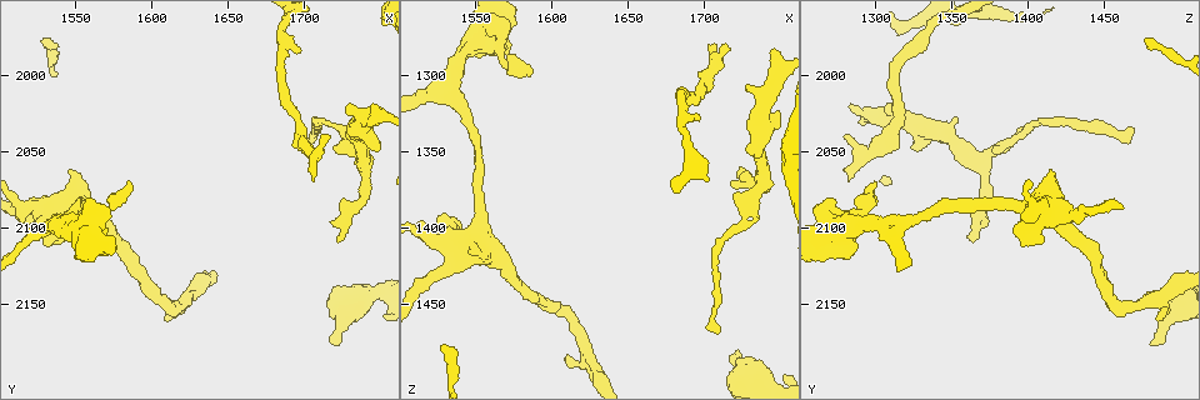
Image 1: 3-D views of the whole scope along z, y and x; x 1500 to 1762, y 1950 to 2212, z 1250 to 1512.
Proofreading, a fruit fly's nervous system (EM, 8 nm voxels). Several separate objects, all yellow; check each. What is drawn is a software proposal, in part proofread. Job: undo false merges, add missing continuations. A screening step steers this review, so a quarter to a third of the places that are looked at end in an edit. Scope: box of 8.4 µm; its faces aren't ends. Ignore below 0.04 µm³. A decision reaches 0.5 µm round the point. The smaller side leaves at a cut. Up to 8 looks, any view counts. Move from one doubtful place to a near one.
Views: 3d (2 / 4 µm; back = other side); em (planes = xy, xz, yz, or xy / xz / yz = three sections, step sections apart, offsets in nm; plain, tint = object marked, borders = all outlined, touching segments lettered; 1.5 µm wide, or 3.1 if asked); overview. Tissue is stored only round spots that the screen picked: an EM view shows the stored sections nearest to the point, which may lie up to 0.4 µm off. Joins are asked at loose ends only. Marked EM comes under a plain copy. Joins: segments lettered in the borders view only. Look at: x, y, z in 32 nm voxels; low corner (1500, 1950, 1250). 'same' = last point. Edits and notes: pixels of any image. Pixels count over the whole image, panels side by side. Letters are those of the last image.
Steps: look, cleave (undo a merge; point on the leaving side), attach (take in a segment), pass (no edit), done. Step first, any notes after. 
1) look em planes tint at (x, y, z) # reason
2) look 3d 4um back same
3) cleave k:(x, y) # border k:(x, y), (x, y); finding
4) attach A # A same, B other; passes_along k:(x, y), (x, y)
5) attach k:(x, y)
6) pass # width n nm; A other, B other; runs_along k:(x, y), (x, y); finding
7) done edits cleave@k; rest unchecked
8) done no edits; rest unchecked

look em planes borders at (1722, 2178, 1480) # an open end

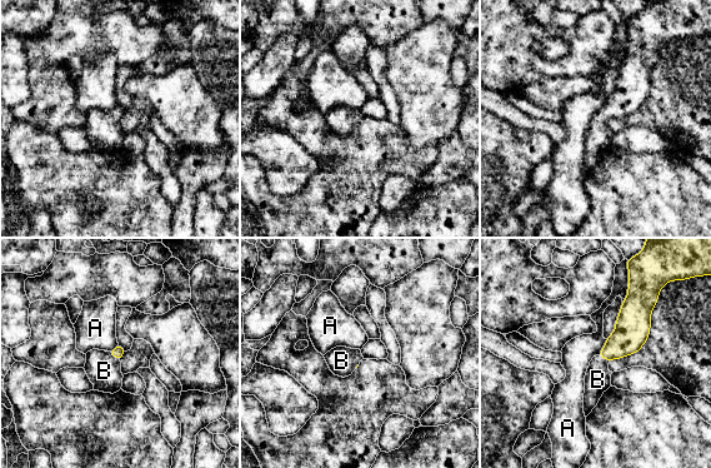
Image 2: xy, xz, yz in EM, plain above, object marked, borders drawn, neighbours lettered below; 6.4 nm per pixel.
attach B # A other, B same; passes_along 2:(118, 352), (114, 357), (104, 371); it goes on there

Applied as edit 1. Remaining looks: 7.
look overview # see it whole again

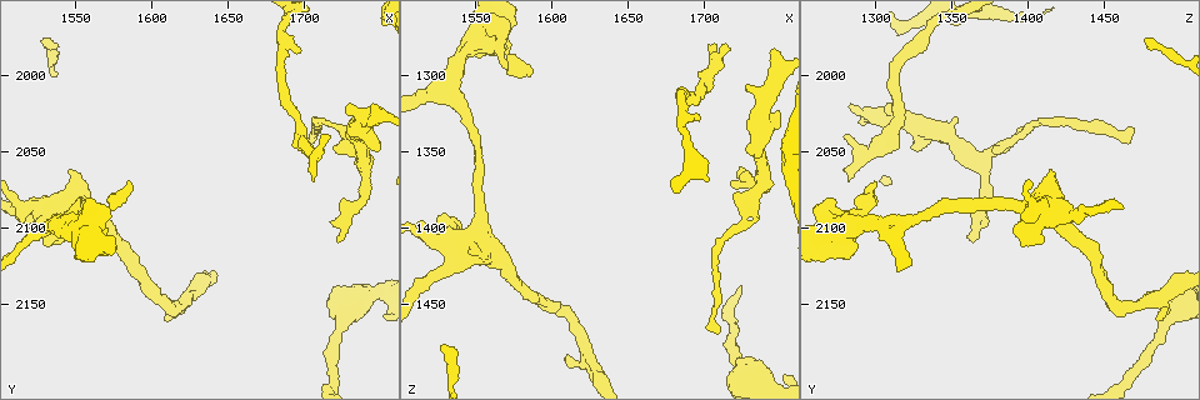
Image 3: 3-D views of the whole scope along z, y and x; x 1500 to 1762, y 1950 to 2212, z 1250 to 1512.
look em planes tint at (1704, 2068, 1282) # free end

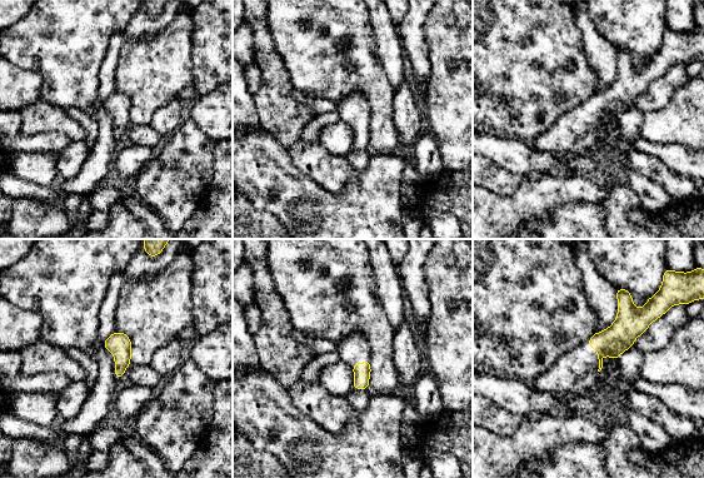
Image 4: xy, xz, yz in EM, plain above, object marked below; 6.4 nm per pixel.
look em planes borders same

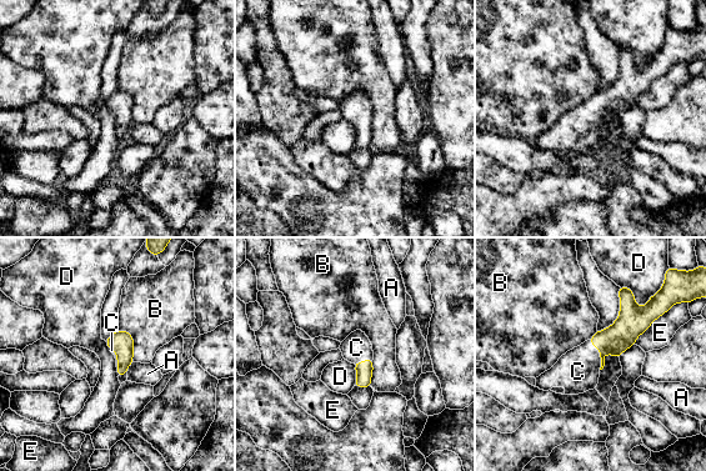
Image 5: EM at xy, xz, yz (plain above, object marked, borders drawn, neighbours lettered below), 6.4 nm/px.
attach C # A other, B other, C same, D other, E other; passes_along 5:(622, 334), (600, 354), (577, 371); the neuron continues

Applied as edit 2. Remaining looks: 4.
look em planes borders at (1748, 2020, 1284) # an open end

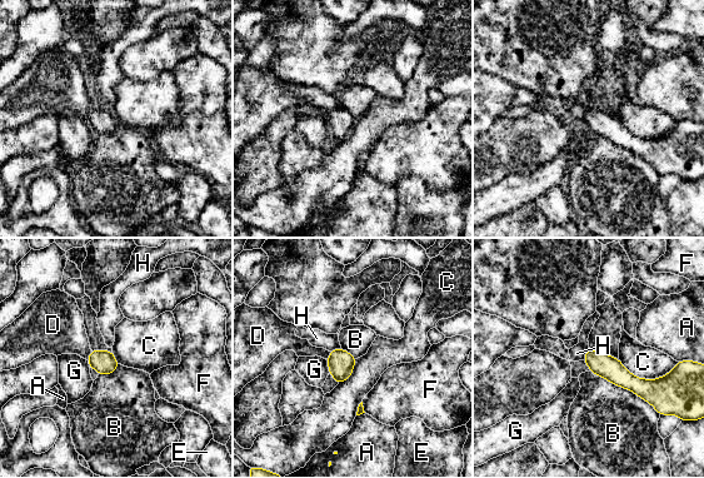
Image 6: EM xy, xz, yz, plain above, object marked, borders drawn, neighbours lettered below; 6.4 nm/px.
attach D # longest_contact B 460 nm; A other, B other, C other, D same, E other, F other, G other, H other; passes_along 6:(104, 362), (89, 355), (60, 329); the neuron continues

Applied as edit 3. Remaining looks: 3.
look em yz step 4 tint at (1586, 2070, 1298) # branch stops here

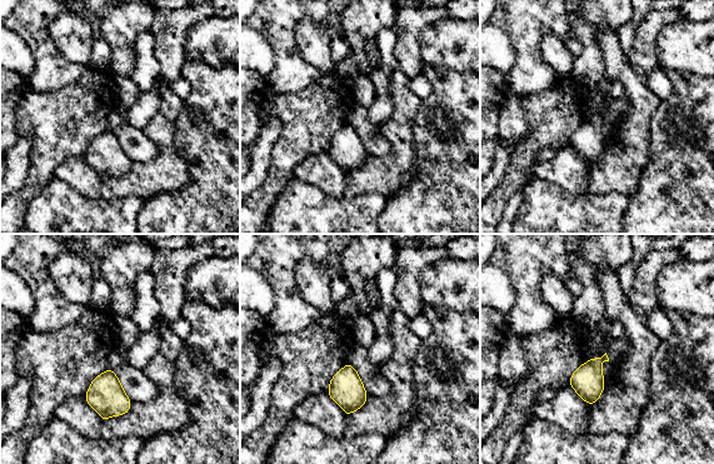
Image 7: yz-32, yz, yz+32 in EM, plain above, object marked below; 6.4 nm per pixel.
look em planes borders same # cut it another way

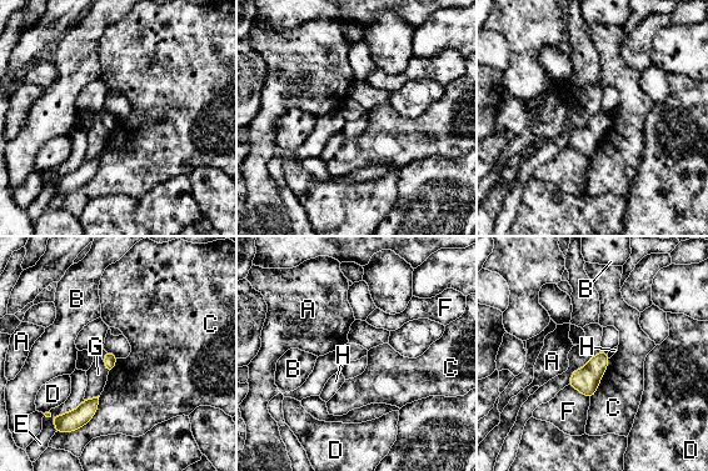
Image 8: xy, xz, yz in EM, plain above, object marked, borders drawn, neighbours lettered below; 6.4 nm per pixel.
pass # A other, B other, C other, D other, E other, F other, G other, H other; border 8:(100, 396), (95, 414), (73, 431); none of them fits

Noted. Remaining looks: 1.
done edits attach@2, attach@5, attach@6; rest unchecked

